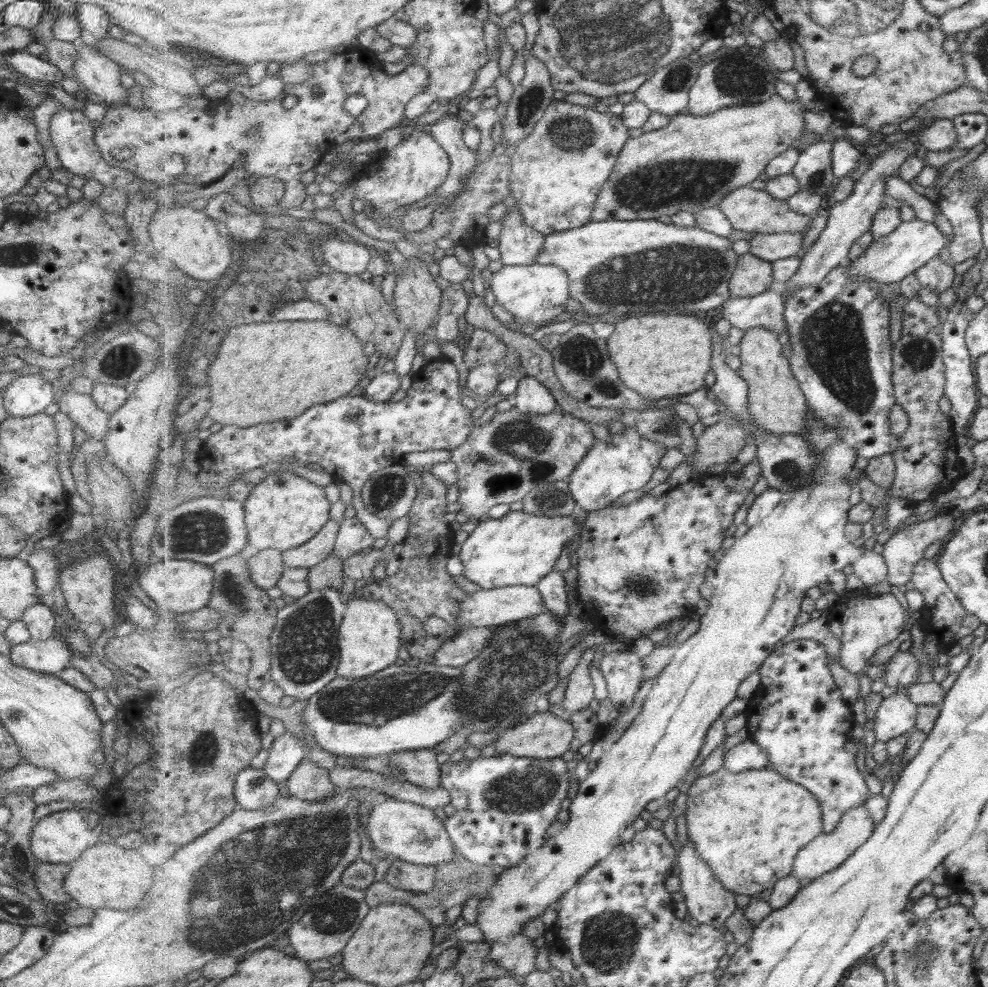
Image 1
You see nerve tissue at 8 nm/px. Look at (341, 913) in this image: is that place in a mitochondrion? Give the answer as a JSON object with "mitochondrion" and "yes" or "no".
{"mitochondrion":"yes"}

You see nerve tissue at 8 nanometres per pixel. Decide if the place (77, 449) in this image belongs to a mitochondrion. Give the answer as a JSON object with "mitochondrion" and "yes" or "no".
{"mitochondrion":"no"}

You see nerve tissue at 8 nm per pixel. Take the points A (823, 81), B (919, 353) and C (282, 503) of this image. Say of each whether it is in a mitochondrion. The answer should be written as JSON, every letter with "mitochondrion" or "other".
{"A":"other","B":"mitochondrion","C":"other"}

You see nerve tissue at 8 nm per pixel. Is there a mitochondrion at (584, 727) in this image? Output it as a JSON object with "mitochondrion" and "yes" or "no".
{"mitochondrion":"no"}

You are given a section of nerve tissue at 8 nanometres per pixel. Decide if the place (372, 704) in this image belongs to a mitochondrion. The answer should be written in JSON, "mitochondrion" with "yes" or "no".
{"mitochondrion":"yes"}

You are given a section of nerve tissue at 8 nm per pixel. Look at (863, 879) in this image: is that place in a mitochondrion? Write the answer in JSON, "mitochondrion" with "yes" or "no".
{"mitochondrion":"no"}

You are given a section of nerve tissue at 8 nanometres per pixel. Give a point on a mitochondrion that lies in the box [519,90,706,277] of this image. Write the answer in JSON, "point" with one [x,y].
{"point":[573,133]}

